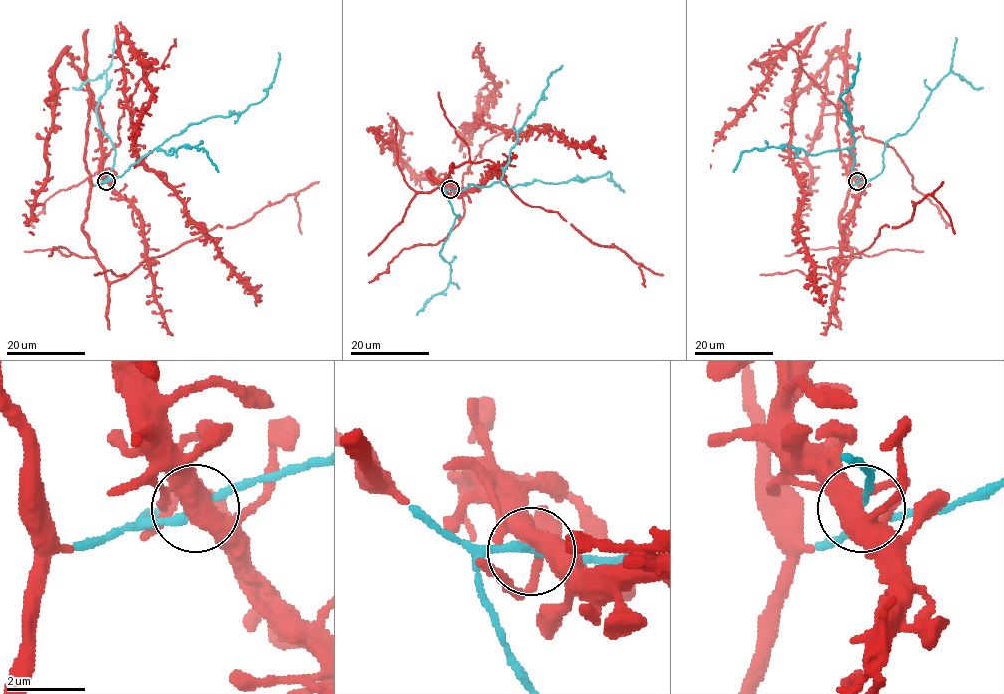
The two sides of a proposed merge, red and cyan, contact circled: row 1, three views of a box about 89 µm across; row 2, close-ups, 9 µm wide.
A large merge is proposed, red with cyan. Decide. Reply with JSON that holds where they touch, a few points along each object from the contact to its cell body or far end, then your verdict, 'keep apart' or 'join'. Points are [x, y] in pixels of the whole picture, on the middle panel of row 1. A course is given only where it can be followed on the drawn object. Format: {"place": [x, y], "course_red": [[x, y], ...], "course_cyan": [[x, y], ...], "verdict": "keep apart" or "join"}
{"place": [450, 189], "course_red": [[451, 190], [431, 168], [440, 183], [454, 167], [491, 161], [524, 203], [624, 251], [645, 287]], "course_cyan": [[451, 190], [499, 182], [514, 187], [540, 180], [554, 184], [583, 182], [608, 172], [622, 191]], "verdict": "join"}

